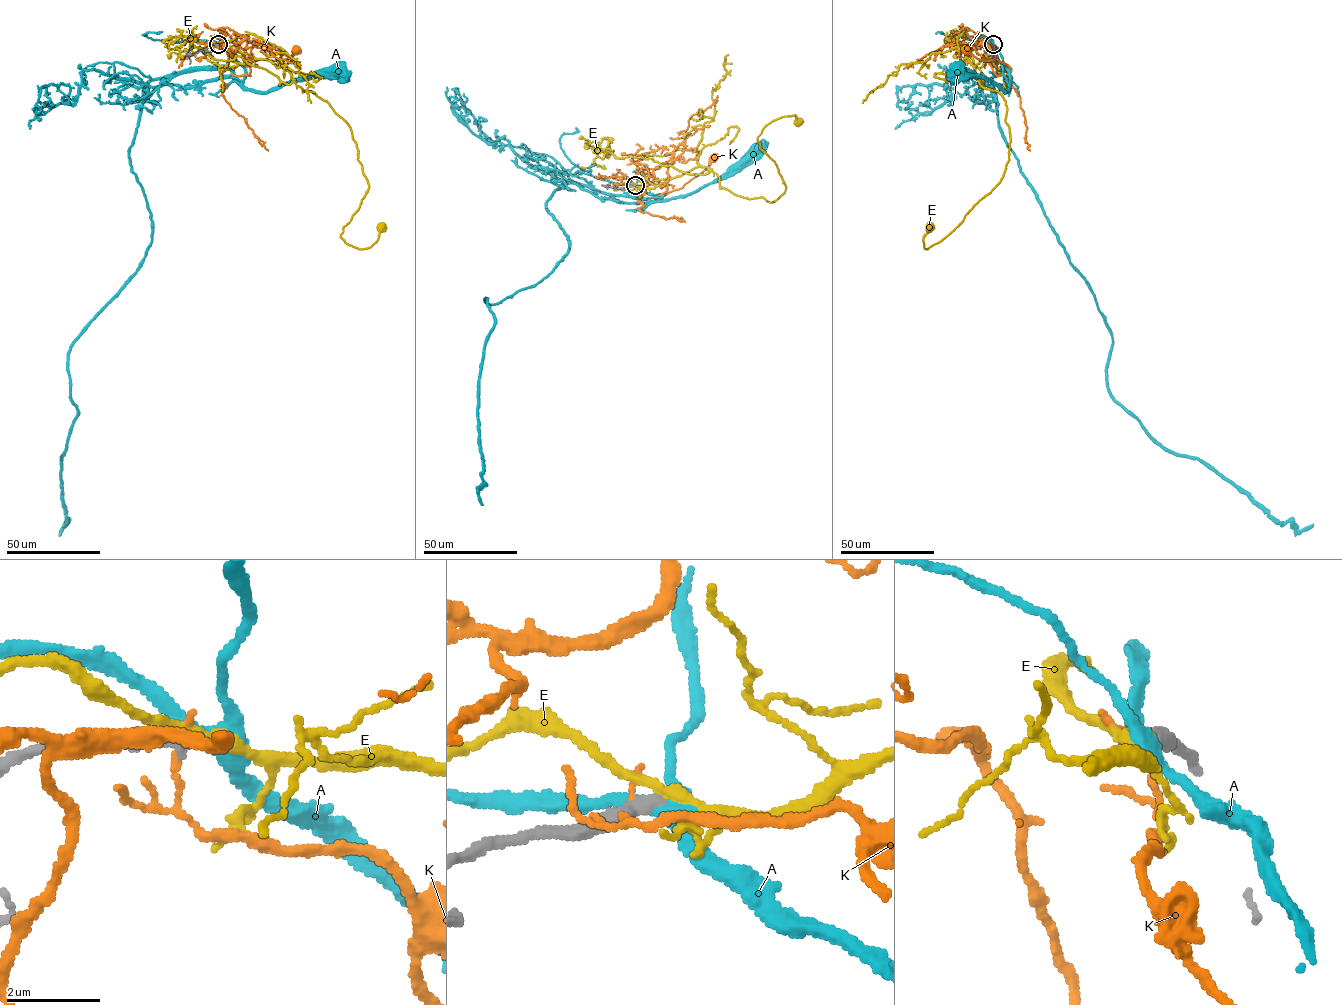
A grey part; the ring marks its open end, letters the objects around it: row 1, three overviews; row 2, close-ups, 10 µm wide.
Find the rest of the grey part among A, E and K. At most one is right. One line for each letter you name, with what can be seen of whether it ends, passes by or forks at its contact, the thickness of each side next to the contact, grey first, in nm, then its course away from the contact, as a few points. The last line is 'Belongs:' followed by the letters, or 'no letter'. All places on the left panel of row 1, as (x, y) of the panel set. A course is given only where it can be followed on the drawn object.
Belongs: no letter

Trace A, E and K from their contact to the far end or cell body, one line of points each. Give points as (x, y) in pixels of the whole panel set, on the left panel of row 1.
A: (218, 44), (244, 70), (243, 85), (263, 92), (308, 76), (331, 76), (341, 71)
E: (219, 44), (283, 67), (346, 122), (368, 185), (340, 236), (363, 249), (381, 228)
K: (218, 44), (242, 54), (250, 75), (238, 76), (232, 70), (241, 63), (284, 60), (296, 51)

